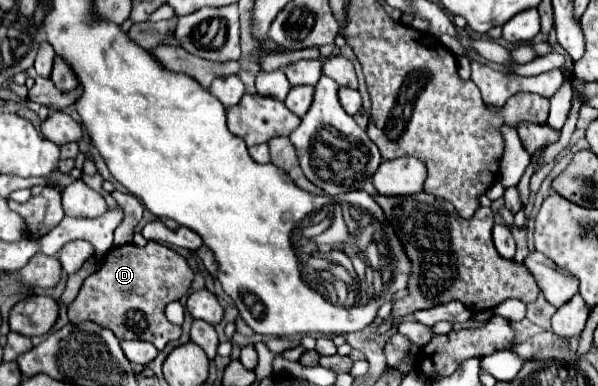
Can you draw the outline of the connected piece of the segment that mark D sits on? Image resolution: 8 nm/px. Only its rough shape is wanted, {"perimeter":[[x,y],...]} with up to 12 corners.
{"perimeter":[[159,242],[115,246],[69,304],[161,352],[193,270]]}

